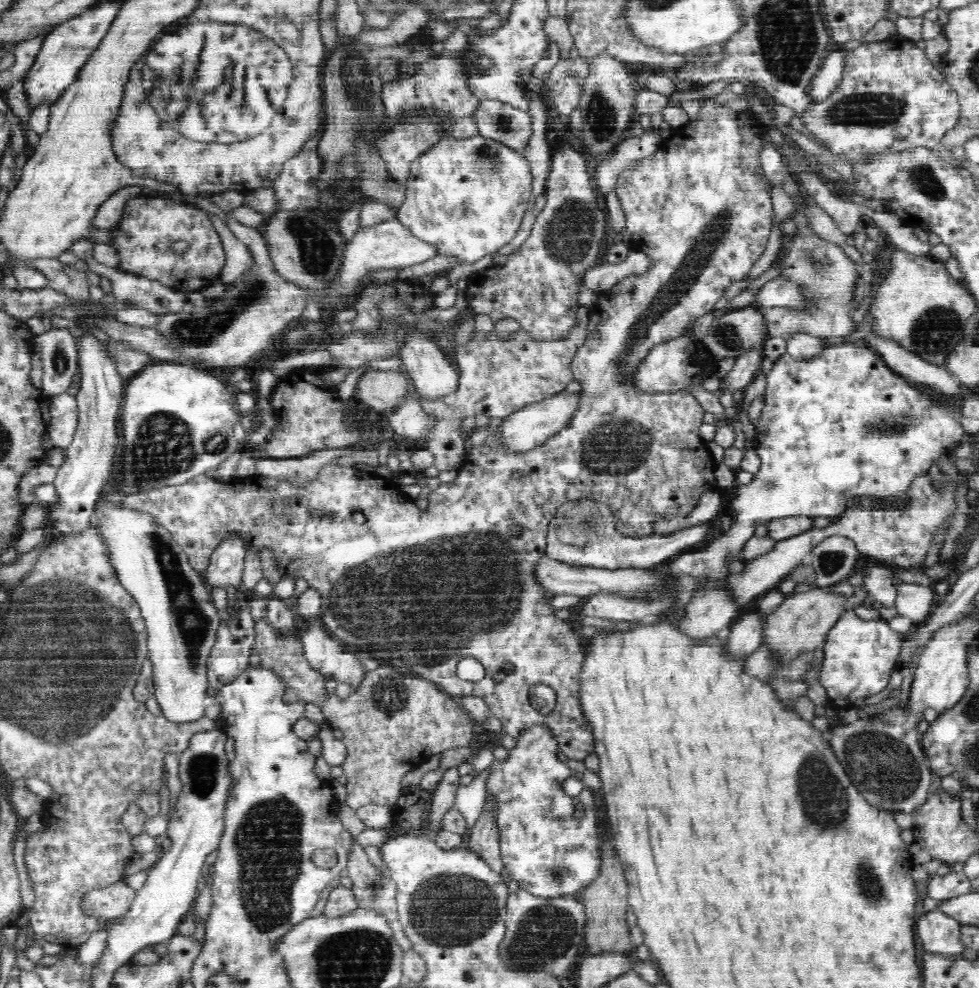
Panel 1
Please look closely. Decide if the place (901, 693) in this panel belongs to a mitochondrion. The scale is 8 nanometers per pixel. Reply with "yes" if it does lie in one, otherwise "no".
no

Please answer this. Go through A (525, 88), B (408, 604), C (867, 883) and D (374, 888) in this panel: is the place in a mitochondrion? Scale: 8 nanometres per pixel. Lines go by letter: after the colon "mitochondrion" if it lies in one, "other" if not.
A: other
B: mitochondrion
C: mitochondrion
D: mitochondrion

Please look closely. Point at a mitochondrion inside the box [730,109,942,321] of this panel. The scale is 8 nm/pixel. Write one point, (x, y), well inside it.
(818, 265)

